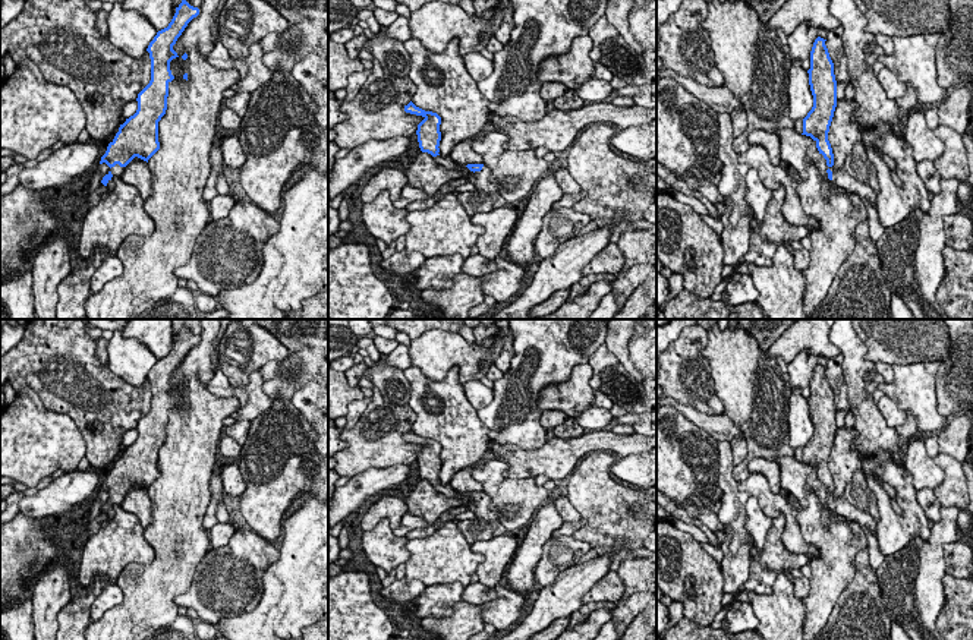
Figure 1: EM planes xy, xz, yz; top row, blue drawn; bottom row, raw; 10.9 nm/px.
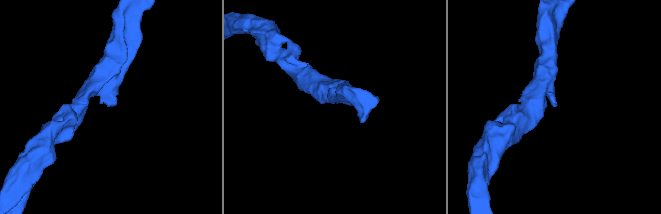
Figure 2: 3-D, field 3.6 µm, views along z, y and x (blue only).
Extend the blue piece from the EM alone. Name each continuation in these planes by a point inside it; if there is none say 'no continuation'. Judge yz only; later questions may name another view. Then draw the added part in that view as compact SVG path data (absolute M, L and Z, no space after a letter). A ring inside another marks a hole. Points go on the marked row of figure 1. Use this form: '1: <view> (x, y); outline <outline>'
1: yz (840, 177); outline M828 167L832 171L832 183L847 189L848 192L857 193L862 199L867 199L876 208L876 193L869 185L859 182L851 177L846 168L835 170L834 167Z

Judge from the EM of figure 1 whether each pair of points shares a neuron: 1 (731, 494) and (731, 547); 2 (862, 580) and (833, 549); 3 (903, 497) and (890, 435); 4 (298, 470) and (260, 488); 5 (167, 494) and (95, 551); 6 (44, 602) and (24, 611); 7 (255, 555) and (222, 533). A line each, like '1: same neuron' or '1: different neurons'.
1: same neuron
2: different neurons
3: different neurons
4: same neuron
5: different neurons
6: different neurons
7: different neurons

